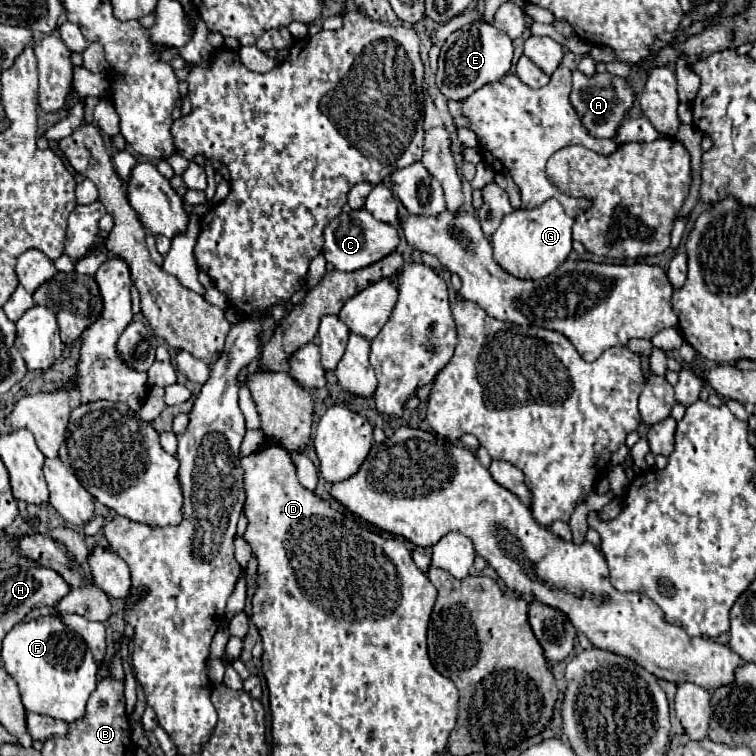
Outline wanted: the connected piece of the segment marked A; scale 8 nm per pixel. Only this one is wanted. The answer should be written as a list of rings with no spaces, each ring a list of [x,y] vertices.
[[[573,72],[573,92],[571,92],[571,106],[575,108],[579,122],[585,130],[595,138],[615,138],[615,128],[623,124],[623,116],[631,110],[635,100],[635,92],[631,90],[629,82],[621,76],[609,72],[595,72],[593,76],[585,76],[583,72]]]

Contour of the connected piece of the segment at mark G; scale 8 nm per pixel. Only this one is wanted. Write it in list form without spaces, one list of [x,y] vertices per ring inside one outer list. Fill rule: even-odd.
[[[547,200],[533,210],[513,210],[503,218],[501,226],[491,238],[495,262],[519,280],[539,280],[553,274],[571,252],[573,218],[565,214],[557,200]]]

